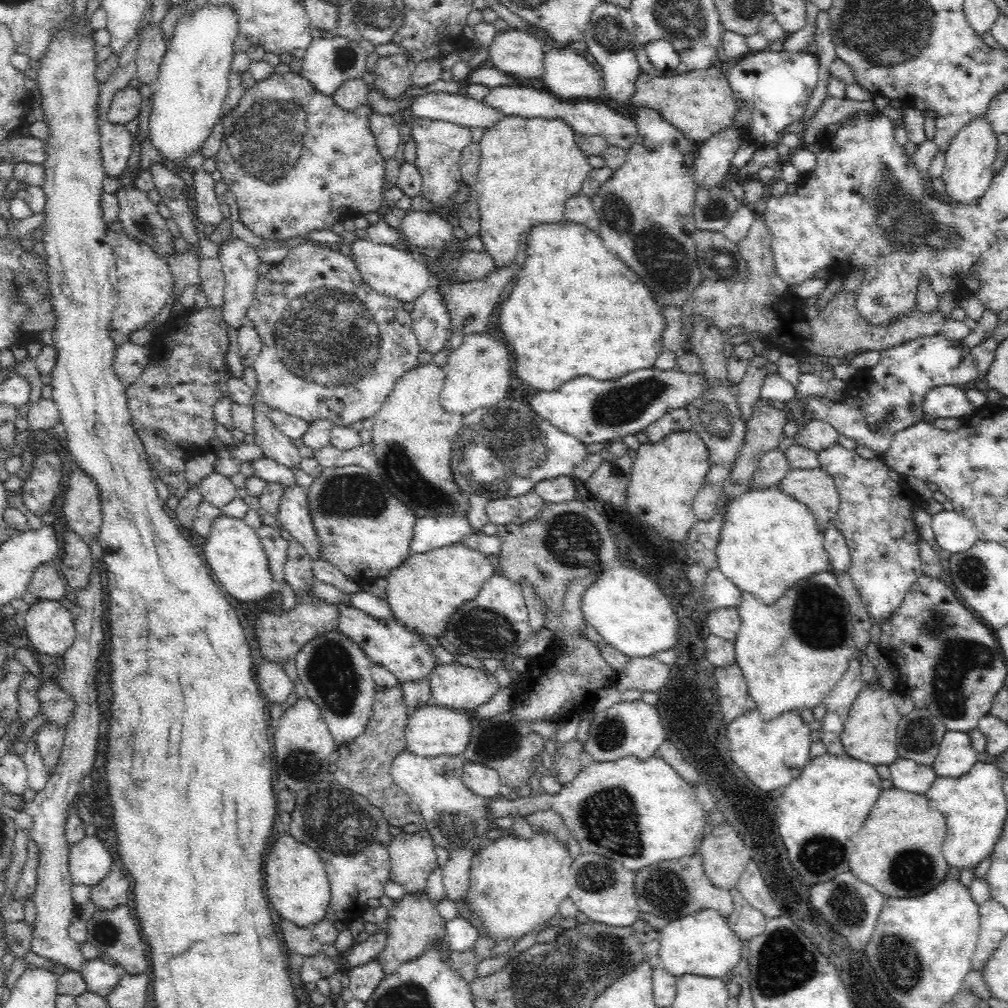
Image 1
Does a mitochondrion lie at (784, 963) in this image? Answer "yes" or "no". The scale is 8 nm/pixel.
yes

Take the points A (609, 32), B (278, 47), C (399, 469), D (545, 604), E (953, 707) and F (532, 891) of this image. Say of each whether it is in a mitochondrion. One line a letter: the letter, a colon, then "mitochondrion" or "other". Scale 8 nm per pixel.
A: mitochondrion
B: other
C: mitochondrion
D: other
E: mitochondrion
F: other

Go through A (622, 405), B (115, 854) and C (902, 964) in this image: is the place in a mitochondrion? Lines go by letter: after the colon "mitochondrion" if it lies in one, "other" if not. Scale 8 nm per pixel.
A: mitochondrion
B: other
C: mitochondrion

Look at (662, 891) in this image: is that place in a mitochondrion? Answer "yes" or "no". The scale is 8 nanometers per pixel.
yes

